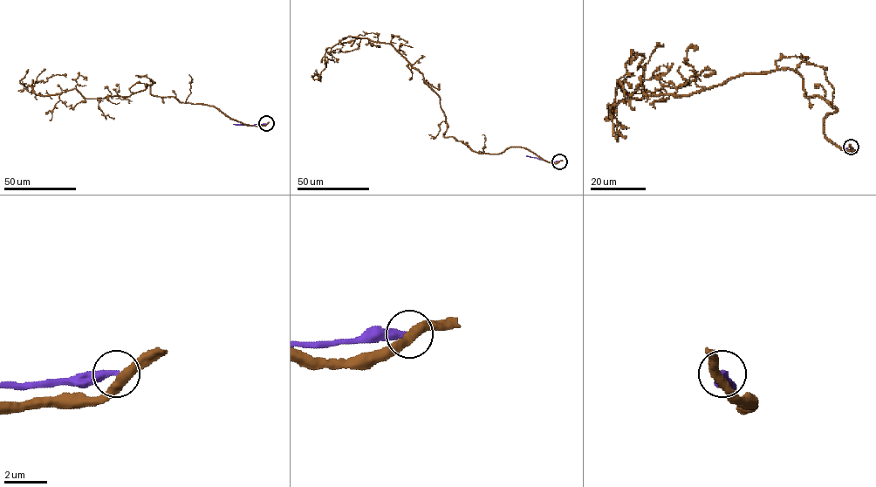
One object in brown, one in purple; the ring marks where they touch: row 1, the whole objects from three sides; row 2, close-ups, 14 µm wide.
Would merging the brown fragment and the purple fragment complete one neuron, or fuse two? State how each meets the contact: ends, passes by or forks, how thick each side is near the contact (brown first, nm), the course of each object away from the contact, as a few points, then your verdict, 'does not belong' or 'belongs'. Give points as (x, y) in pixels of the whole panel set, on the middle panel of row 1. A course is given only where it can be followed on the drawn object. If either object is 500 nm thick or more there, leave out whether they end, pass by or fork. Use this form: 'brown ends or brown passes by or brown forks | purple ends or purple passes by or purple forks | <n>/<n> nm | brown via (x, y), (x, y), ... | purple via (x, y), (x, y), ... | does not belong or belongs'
brown passes by | purple ends | 400/360 nm | brown via (558, 161), (519, 147), (475, 152), (443, 136), (440, 97), (389, 44), (328, 47), (319, 80) | purple via (558, 161), (547, 161), (526, 155) | does not belong

